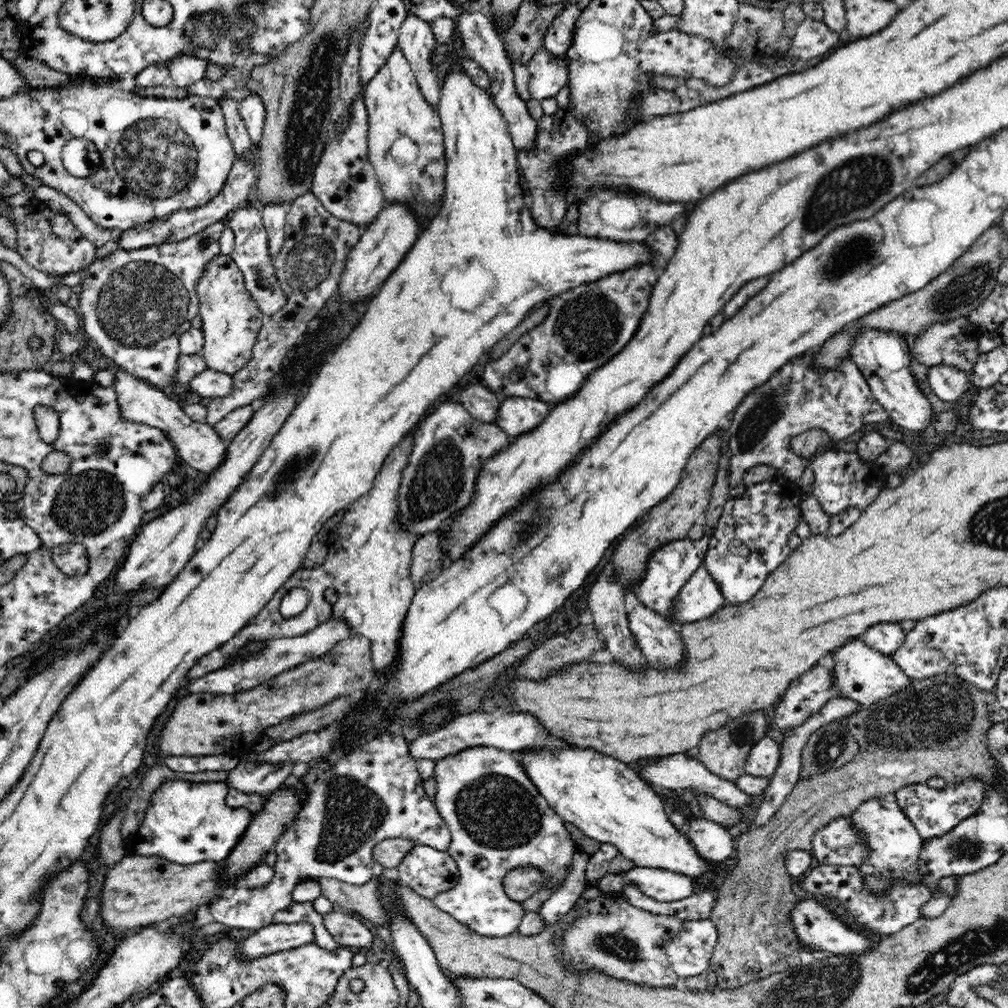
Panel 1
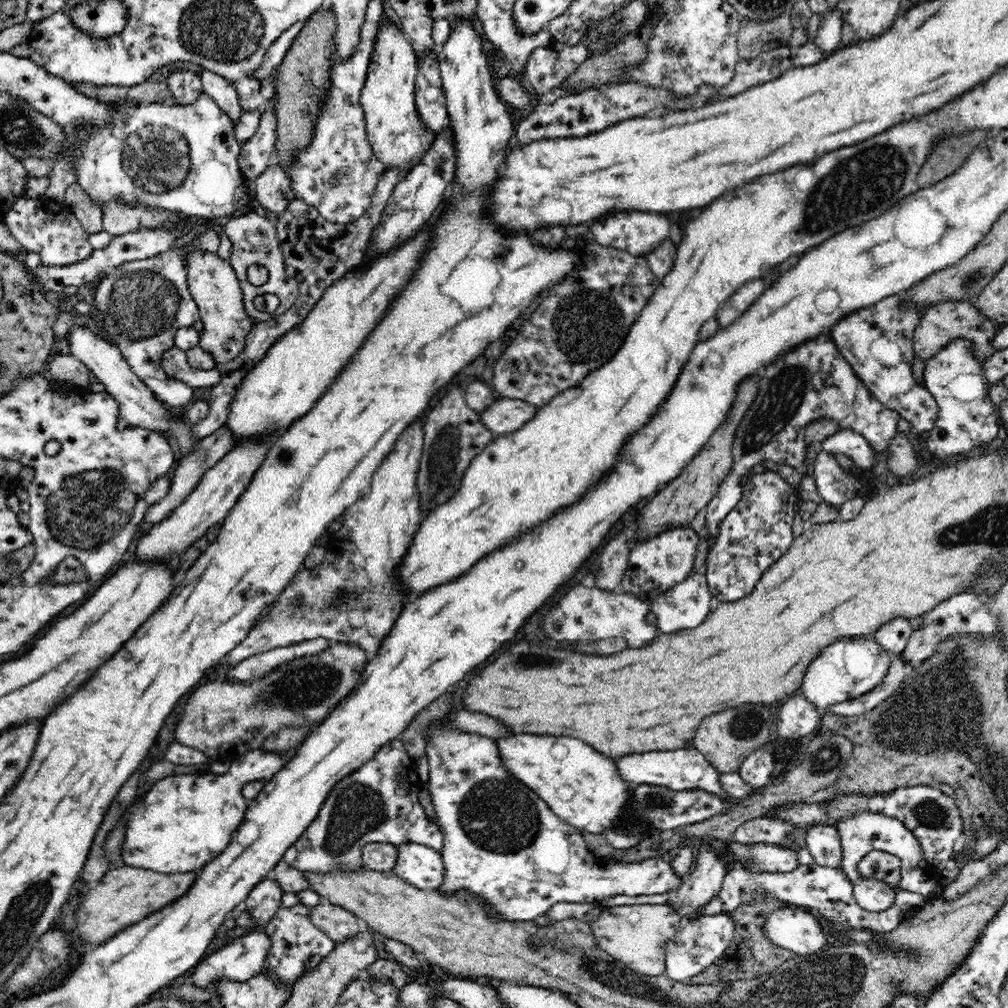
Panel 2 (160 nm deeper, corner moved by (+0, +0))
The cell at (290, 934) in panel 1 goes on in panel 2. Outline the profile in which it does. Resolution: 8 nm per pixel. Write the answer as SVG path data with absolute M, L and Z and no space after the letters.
M250 932L210 954L196 968L192 984L206 989L222 978L244 982L265 968L264 961L270 946L272 943L265 932Z

